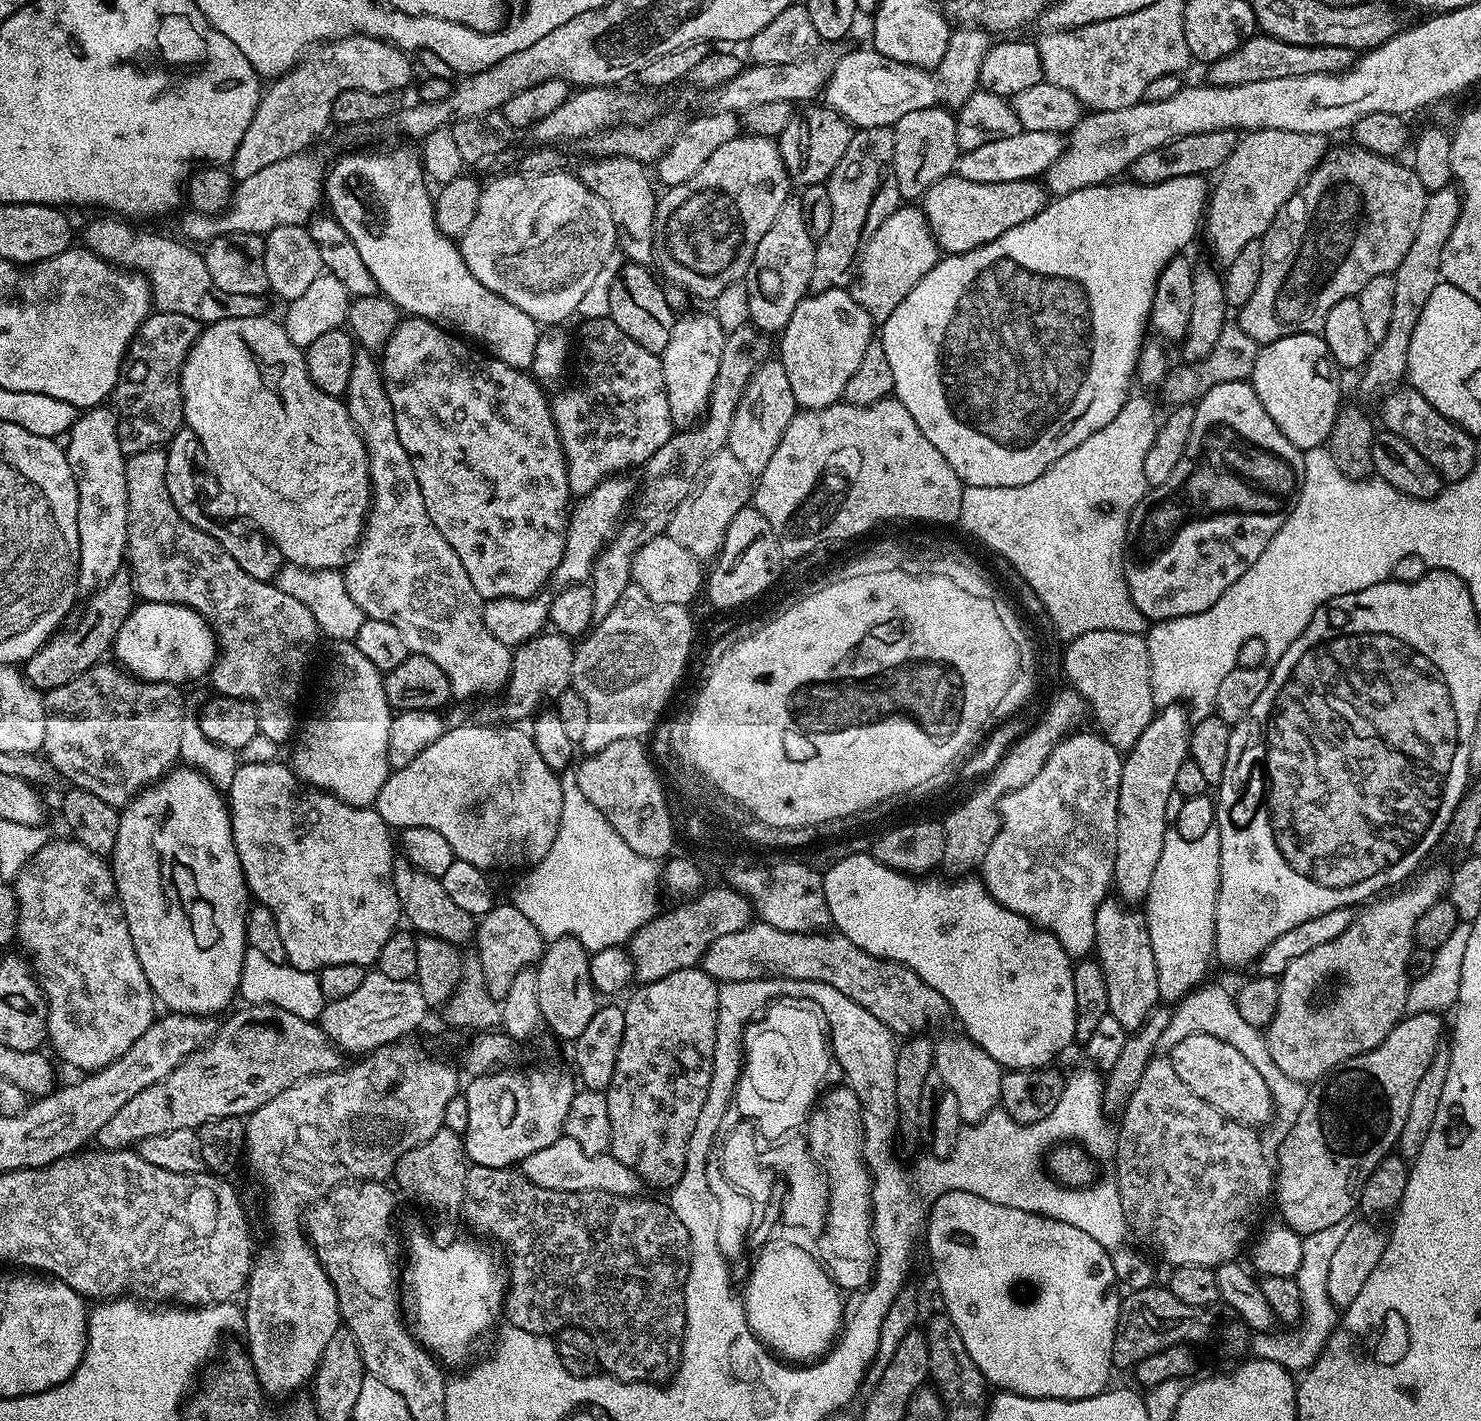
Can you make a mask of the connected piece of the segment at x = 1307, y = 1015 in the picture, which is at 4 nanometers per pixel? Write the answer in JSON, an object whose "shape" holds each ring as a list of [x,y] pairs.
{"shape":[[[1447,867],[1423,872],[1407,886],[1388,894],[1393,896],[1373,899],[1367,906],[1361,907],[1353,915],[1350,926],[1346,926],[1338,938],[1294,958],[1294,962],[1290,962],[1278,978],[1278,1010],[1267,1026],[1266,1039],[1272,1061],[1278,1070],[1282,1070],[1282,1074],[1286,1074],[1286,1078],[1301,1082],[1319,1080],[1342,1062],[1377,1048],[1390,1034],[1390,1030],[1394,1030],[1396,1023],[1404,1019],[1410,991],[1408,963],[1414,947],[1418,918],[1422,918],[1422,914],[1426,914],[1426,910],[1430,910],[1430,906],[1434,906],[1434,902],[1447,893],[1450,879]]]}

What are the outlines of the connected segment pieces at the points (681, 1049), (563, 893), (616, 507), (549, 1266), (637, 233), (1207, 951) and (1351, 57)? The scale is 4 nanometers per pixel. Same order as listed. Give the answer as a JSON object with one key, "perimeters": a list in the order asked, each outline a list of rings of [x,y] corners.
{"perimeters":[[[[697,966],[674,970],[658,982],[640,984],[637,992],[623,1005],[626,1030],[622,1046],[618,1046],[618,1062],[614,1062],[614,1078],[606,1093],[610,1106],[610,1155],[622,1166],[634,1170],[645,1185],[671,1190],[686,1170],[686,1154],[690,1134],[698,1126],[698,1114],[708,1097],[716,1049],[716,1023],[720,989],[718,982]]],[[[565,771],[560,785],[562,818],[558,834],[554,834],[554,846],[517,886],[511,903],[534,922],[545,941],[571,938],[590,954],[627,945],[633,934],[657,915],[656,884],[658,888],[661,869],[657,861],[634,854],[622,842],[622,834],[606,822],[602,810],[578,790],[575,771]]],[[[624,474],[609,476],[603,480],[590,494],[579,497],[580,504],[571,509],[568,517],[568,537],[564,547],[562,562],[553,570],[551,583],[557,584],[557,589],[563,590],[569,584],[585,583],[592,575],[592,566],[600,556],[605,544],[612,541],[622,521],[626,516],[626,509],[634,500],[634,484],[628,481]]],[[[472,1164],[466,1174],[466,1190],[464,1191],[464,1207],[462,1209],[462,1217],[476,1232],[485,1232],[488,1236],[493,1236],[500,1244],[508,1247],[508,1264],[506,1260],[506,1295],[504,1297],[503,1315],[508,1316],[507,1323],[514,1328],[522,1330],[530,1330],[530,1334],[538,1334],[539,1336],[551,1337],[557,1332],[561,1332],[563,1328],[581,1328],[586,1330],[586,1334],[590,1334],[590,1338],[594,1338],[596,1343],[596,1353],[600,1359],[600,1368],[609,1376],[613,1376],[616,1380],[622,1380],[626,1384],[646,1384],[649,1382],[668,1382],[676,1375],[676,1367],[680,1364],[680,1341],[684,1339],[684,1323],[686,1322],[686,1314],[684,1313],[684,1291],[686,1290],[686,1278],[690,1274],[690,1258],[692,1257],[692,1247],[690,1246],[690,1234],[686,1230],[686,1226],[682,1226],[682,1222],[673,1214],[671,1207],[667,1203],[655,1204],[652,1200],[644,1200],[645,1198],[629,1198],[627,1196],[615,1196],[614,1194],[606,1194],[605,1192],[555,1192],[554,1190],[546,1190],[542,1186],[534,1186],[534,1182],[530,1182],[530,1178],[526,1178],[523,1172],[515,1167],[511,1168],[491,1168],[490,1166],[478,1166]]],[[[598,156],[585,160],[585,164],[578,169],[580,181],[594,194],[598,194],[602,202],[606,202],[610,210],[610,218],[614,218],[619,251],[625,257],[628,255],[627,259],[631,263],[651,265],[654,260],[658,192],[652,189],[654,180],[646,164],[634,158],[622,156]]],[[[1216,827],[1206,830],[1206,834],[1202,834],[1202,838],[1194,838],[1187,840],[1179,836],[1175,830],[1170,830],[1166,834],[1166,842],[1162,846],[1162,858],[1158,858],[1158,866],[1154,866],[1154,878],[1150,882],[1150,890],[1148,891],[1148,899],[1143,905],[1142,911],[1144,919],[1148,922],[1150,930],[1150,946],[1154,950],[1154,966],[1158,966],[1158,994],[1161,1001],[1179,1002],[1192,991],[1193,988],[1201,987],[1205,981],[1204,975],[1208,972],[1208,963],[1213,963],[1214,953],[1216,951],[1216,899],[1218,898],[1218,890],[1220,889],[1220,835]]],[[[1253,34],[1249,40],[1241,42],[1238,50],[1207,65],[1207,83],[1214,88],[1229,88],[1246,82],[1262,82],[1266,78],[1294,78],[1298,74],[1339,74],[1348,71],[1357,59],[1357,53],[1350,48],[1287,44],[1272,36]]]]}

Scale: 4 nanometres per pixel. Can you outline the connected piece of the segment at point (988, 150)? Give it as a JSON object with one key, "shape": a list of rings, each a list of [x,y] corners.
{"shape":[[[1026,132],[1014,134],[1014,138],[998,138],[998,142],[986,142],[986,146],[978,146],[978,150],[961,152],[956,161],[955,175],[966,178],[966,182],[1014,182],[1015,180],[1031,180],[1047,173],[1048,167],[1059,158],[1064,151],[1065,141],[1058,132]]]}

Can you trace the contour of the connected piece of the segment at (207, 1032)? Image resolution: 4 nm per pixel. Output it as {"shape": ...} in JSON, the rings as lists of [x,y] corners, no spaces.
{"shape":[[[168,1014],[165,1017],[165,1020],[156,1018],[150,1028],[138,1038],[131,1051],[122,1054],[105,1068],[85,1075],[83,1077],[85,1080],[78,1081],[73,1088],[60,1086],[49,1092],[47,1096],[33,1099],[28,1107],[20,1111],[22,1114],[28,1114],[28,1124],[88,1126],[88,1130],[102,1130],[102,1126],[106,1126],[106,1122],[110,1122],[110,1118],[114,1118],[114,1114],[118,1114],[118,1110],[122,1110],[122,1106],[126,1106],[126,1102],[130,1102],[130,1098],[134,1098],[134,1094],[142,1094],[142,1090],[146,1090],[146,1086],[154,1086],[154,1082],[162,1082],[162,1078],[169,1076],[190,1054],[203,1048],[215,1036],[218,1029],[217,1021],[212,1016]]]}

